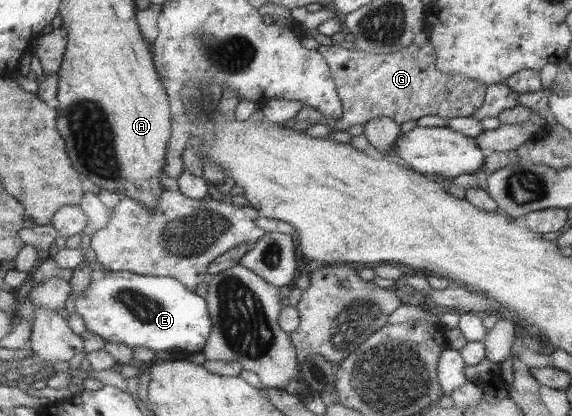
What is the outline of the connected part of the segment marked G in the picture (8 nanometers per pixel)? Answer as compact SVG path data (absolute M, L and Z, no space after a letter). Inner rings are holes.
M427 43L422 46L410 44L391 54L369 54L355 49L344 49L339 47L339 44L319 45L317 51L325 59L335 92L340 98L341 117L337 121L327 119L316 109L305 106L299 112L296 121L309 121L311 125L324 124L331 127L331 132L345 131L357 124L365 125L371 118L381 118L381 116L393 120L397 125L408 121L416 122L423 116L438 116L445 119L469 117L476 113L477 108L480 108L485 100L485 85L460 74L443 74L437 70L433 62L433 49Z

